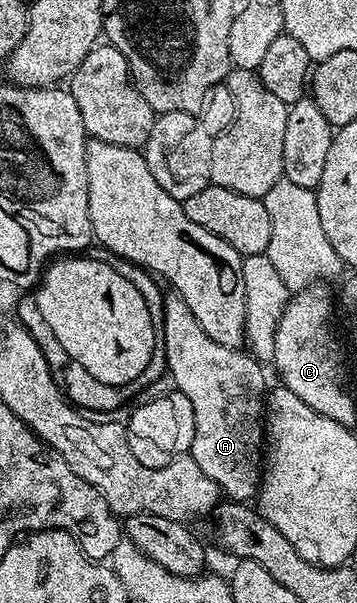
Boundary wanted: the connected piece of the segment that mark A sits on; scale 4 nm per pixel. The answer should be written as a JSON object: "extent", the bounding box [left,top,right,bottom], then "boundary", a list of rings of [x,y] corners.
{"extent":[162,292,266,503],"boundary":[[[169,292],[164,298],[165,311],[165,343],[162,346],[167,372],[172,373],[175,388],[186,399],[190,399],[190,407],[194,407],[194,439],[190,455],[210,479],[220,486],[225,498],[248,503],[259,494],[262,480],[262,450],[266,445],[266,429],[264,414],[266,412],[266,388],[264,389],[264,373],[261,362],[255,359],[244,361],[240,349],[227,349],[222,343],[214,343],[206,331],[194,319],[194,311],[186,307],[186,303],[177,293]]]}

